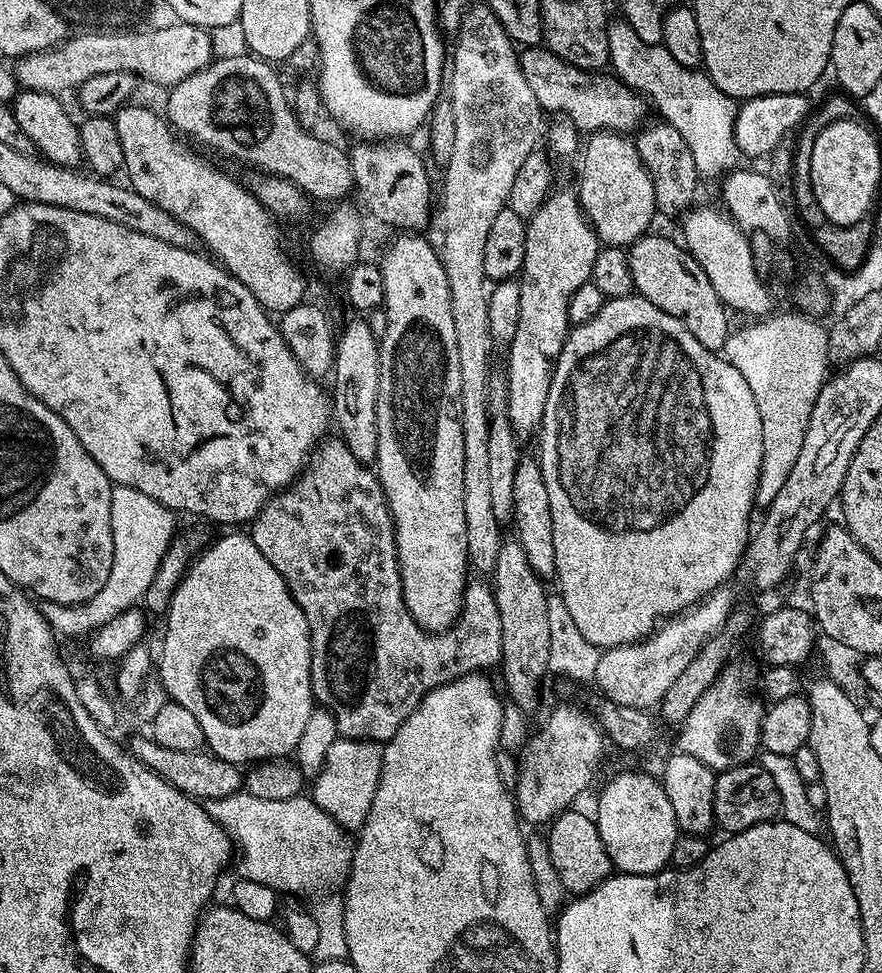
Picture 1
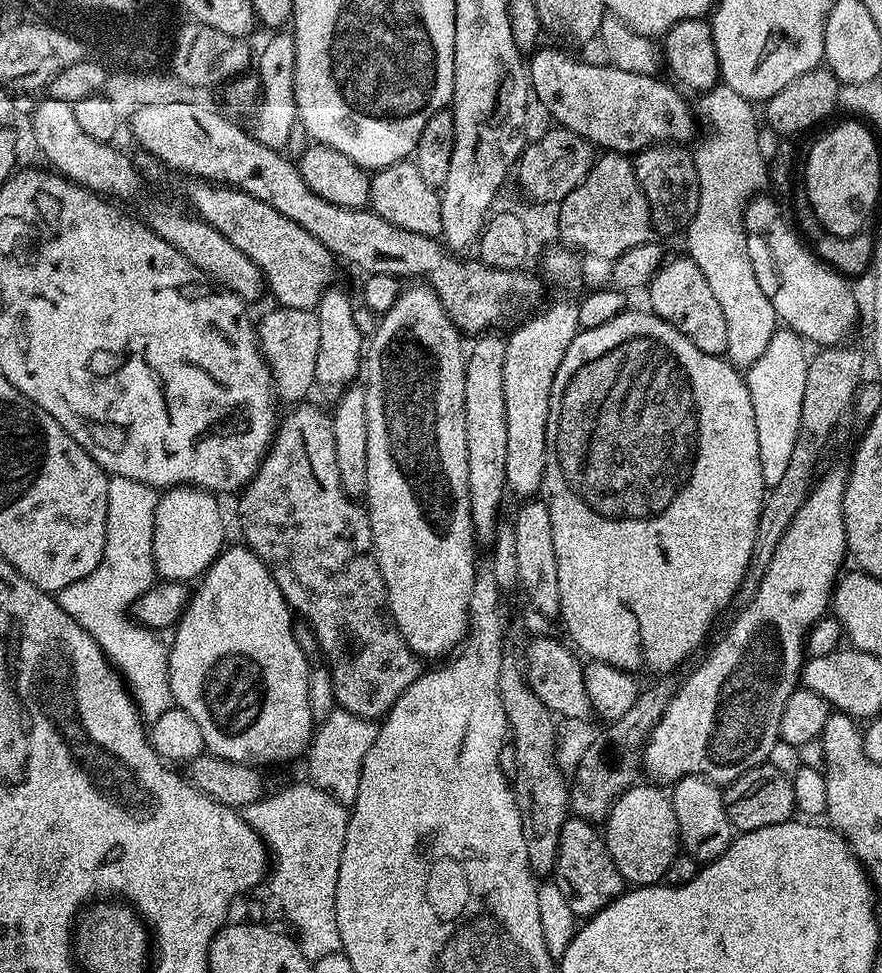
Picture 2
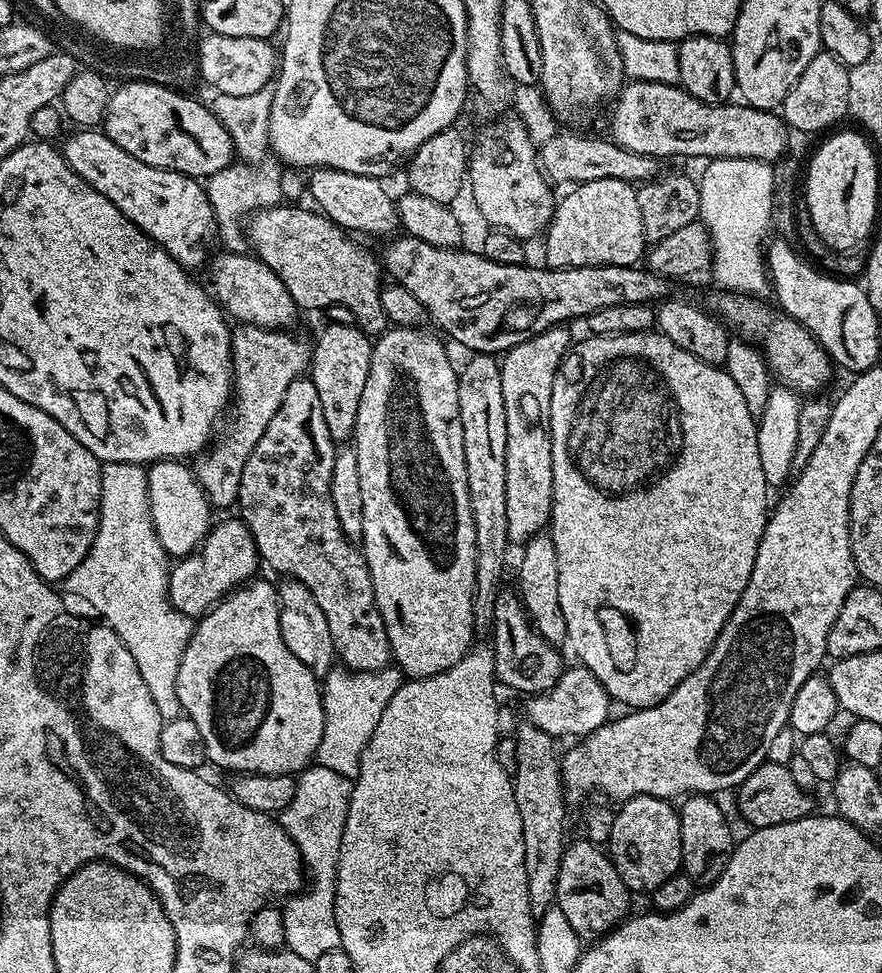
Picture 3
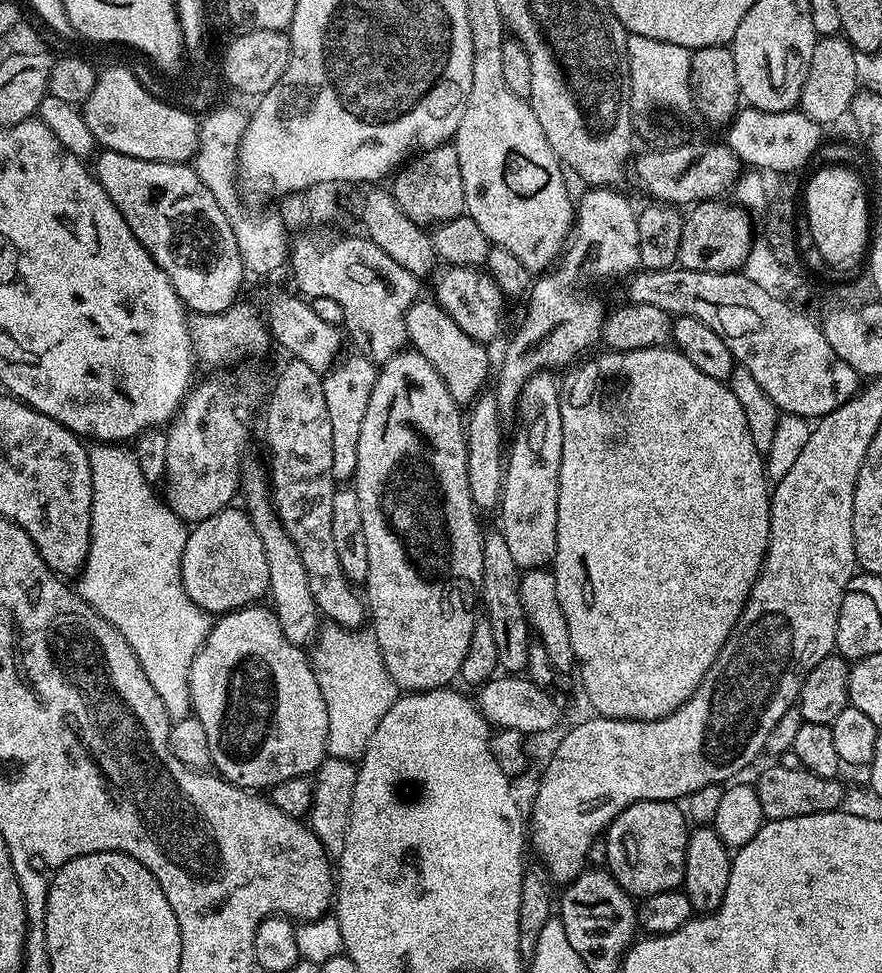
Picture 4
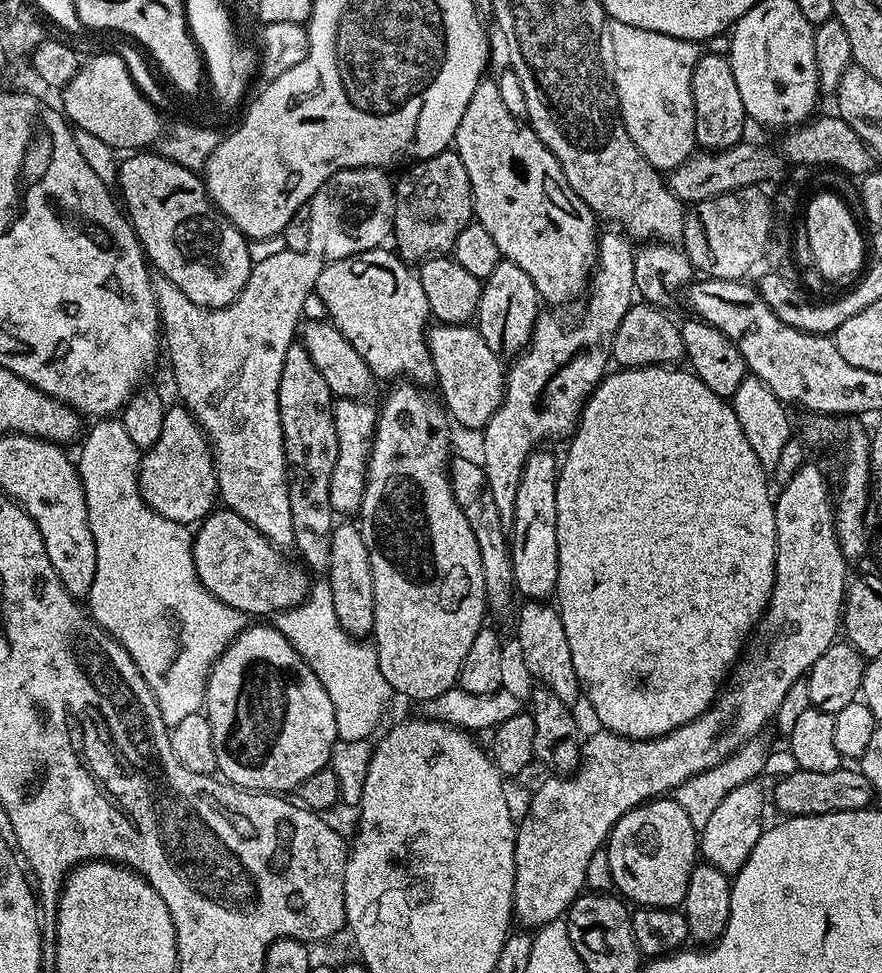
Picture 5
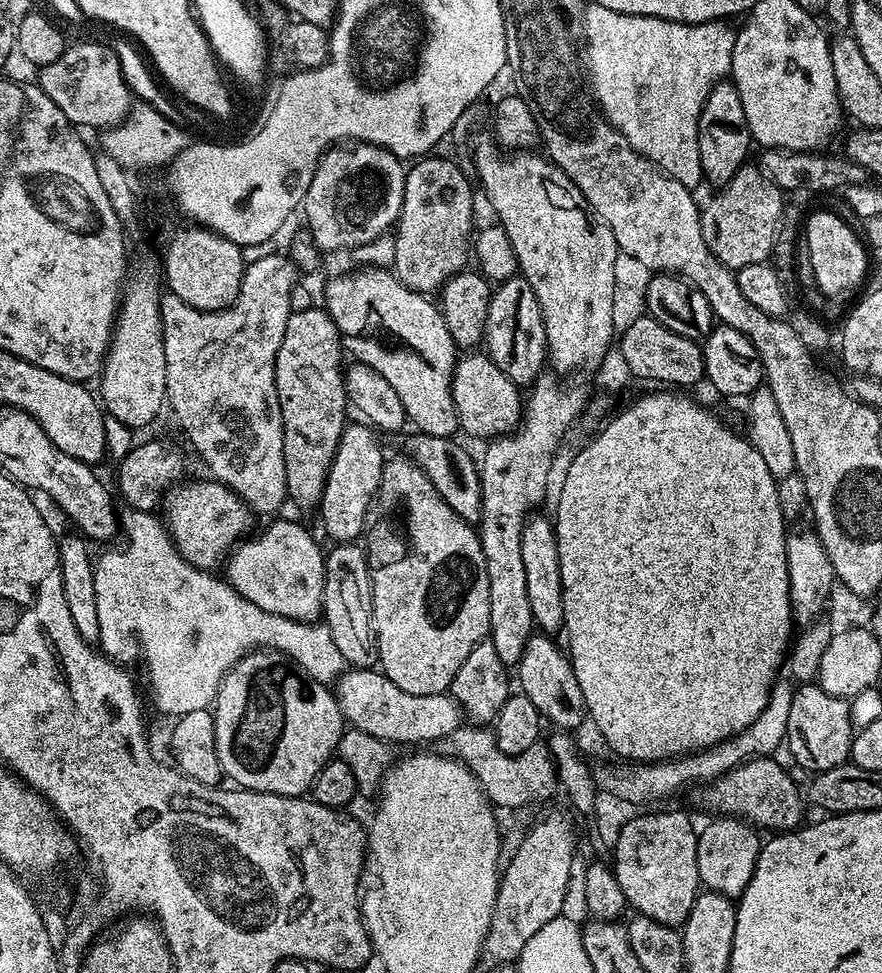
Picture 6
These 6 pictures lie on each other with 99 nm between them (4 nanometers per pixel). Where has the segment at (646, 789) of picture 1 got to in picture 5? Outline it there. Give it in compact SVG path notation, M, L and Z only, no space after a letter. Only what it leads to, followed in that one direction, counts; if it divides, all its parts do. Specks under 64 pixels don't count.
M657 798L632 808L614 825L606 841L610 858L610 874L615 891L625 901L636 906L676 906L686 894L690 866L698 860L698 829L688 823L686 810L678 806L674 798Z

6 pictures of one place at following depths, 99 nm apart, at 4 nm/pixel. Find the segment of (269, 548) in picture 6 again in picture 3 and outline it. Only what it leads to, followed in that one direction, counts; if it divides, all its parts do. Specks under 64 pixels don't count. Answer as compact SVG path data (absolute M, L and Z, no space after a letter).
M233 518L233 520L224 520L213 523L209 528L204 543L200 545L197 551L188 556L181 556L171 565L168 573L168 600L182 614L193 618L199 618L210 608L215 608L225 596L235 592L237 588L249 583L257 575L256 567L261 567L262 561L254 538L250 530L244 524L243 520Z

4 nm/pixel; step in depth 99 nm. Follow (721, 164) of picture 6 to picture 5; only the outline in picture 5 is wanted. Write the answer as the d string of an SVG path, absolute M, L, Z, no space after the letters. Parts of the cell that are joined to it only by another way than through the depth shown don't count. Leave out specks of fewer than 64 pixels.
M705 51L694 68L692 97L696 115L696 143L704 150L719 150L741 143L745 139L746 117L742 106L742 94L738 94L738 82L734 82L734 70L727 55Z

